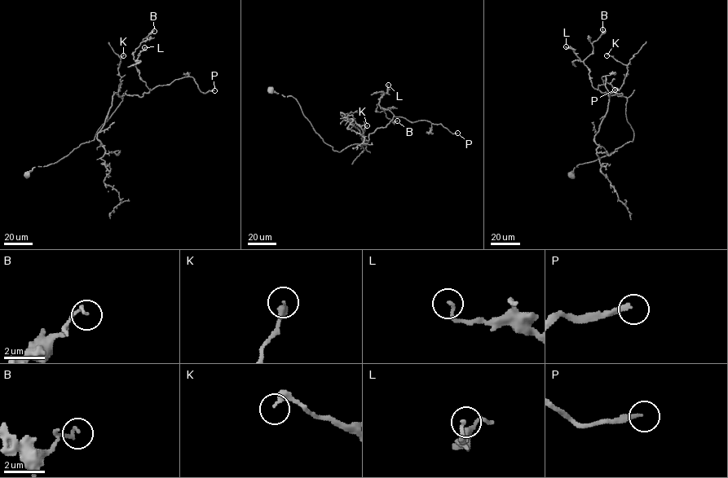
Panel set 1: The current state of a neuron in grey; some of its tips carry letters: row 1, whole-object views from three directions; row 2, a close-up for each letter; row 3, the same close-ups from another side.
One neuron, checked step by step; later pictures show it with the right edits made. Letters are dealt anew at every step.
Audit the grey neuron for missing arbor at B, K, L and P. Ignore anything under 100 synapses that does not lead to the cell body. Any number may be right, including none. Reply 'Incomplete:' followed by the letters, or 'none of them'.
Incomplete: P

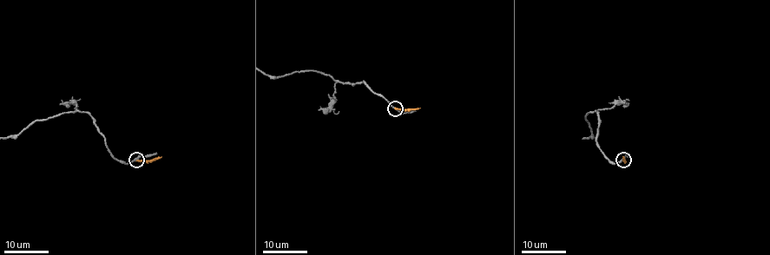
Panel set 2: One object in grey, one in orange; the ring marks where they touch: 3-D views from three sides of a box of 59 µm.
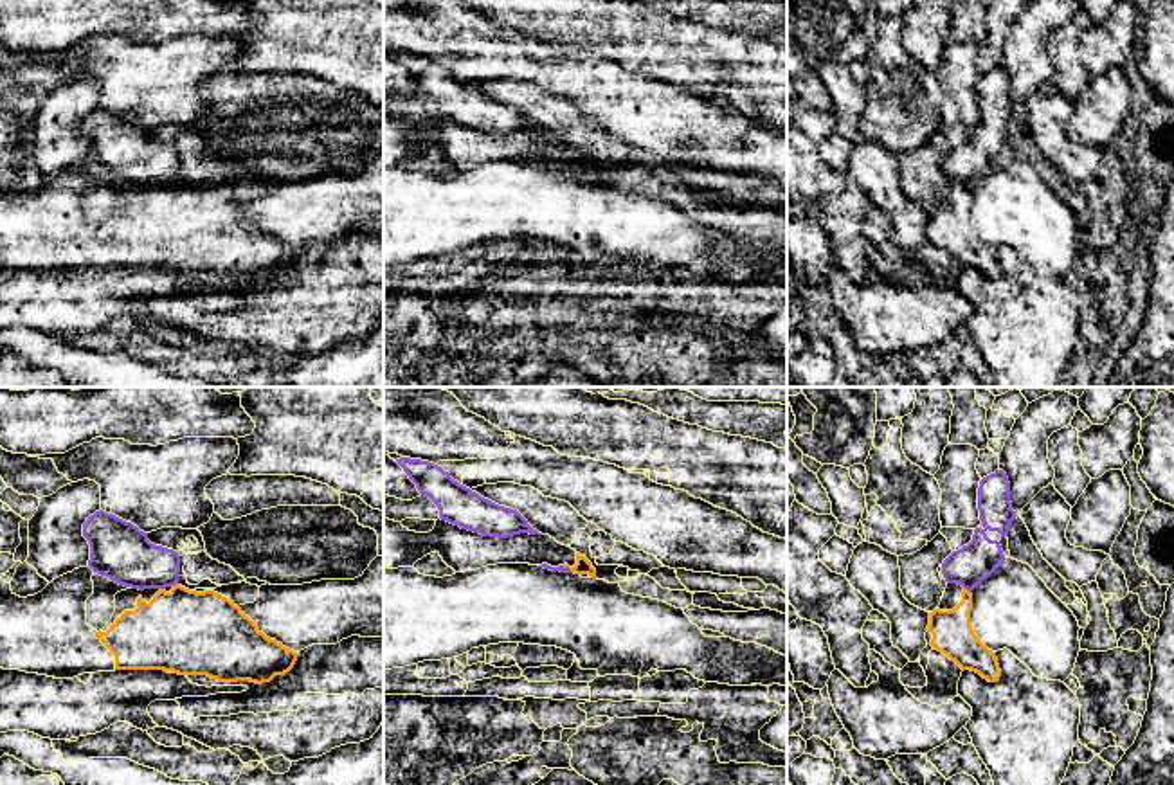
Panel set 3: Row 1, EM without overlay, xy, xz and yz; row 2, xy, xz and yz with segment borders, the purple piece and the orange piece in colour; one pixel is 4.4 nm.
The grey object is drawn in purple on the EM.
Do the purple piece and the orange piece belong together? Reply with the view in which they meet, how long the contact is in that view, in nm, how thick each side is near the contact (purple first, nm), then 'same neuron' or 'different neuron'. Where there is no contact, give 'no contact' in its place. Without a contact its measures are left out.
meets purple in yz; contact 40 nm long; 180 nm thick on the purple side, 180 nm on the other; different neuron

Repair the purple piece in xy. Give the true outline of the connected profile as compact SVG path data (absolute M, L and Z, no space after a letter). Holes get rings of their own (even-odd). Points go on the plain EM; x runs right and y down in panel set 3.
M103 106L83 121L90 140L88 164L131 185L166 185L178 180L180 151L155 142L148 130Z

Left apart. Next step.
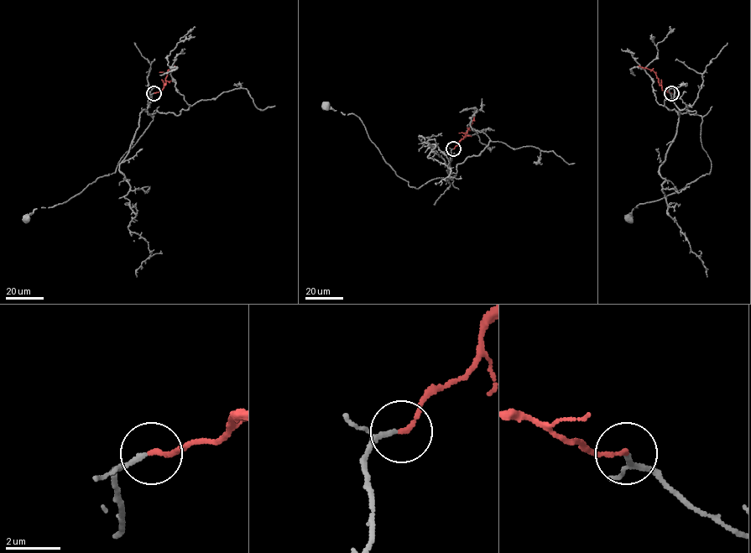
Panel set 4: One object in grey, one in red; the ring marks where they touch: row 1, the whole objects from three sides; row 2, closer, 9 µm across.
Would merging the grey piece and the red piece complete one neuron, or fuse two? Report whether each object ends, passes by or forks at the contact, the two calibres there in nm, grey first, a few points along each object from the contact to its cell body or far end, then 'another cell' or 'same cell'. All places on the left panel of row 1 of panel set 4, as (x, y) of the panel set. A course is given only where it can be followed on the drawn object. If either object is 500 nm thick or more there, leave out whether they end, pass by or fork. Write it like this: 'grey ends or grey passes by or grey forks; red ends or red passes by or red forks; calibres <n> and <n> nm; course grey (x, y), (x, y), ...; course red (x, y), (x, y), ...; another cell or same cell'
grey passes by; red ends; calibres 120 and 170 nm; course grey (153, 93), (147, 108), (153, 119), (121, 158), (114, 173), (99, 177), (65, 202), (35, 208), (27, 219); course red (153, 93), (163, 89), (168, 70), (174, 66); same cell

